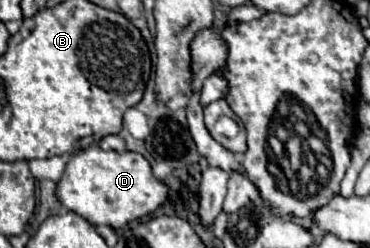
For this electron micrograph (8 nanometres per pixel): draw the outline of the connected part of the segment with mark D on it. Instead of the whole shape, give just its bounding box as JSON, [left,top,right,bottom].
[55,145,169,229]

